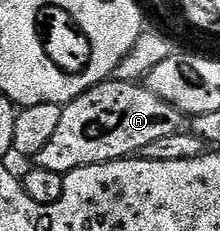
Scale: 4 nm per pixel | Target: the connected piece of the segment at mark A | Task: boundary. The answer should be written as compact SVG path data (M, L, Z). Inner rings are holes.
M106 80L83 92L83 96L75 101L65 103L59 129L44 146L43 152L37 154L35 162L50 172L67 175L75 168L132 158L162 136L178 134L183 129L181 121L181 111L155 96L148 85Z

